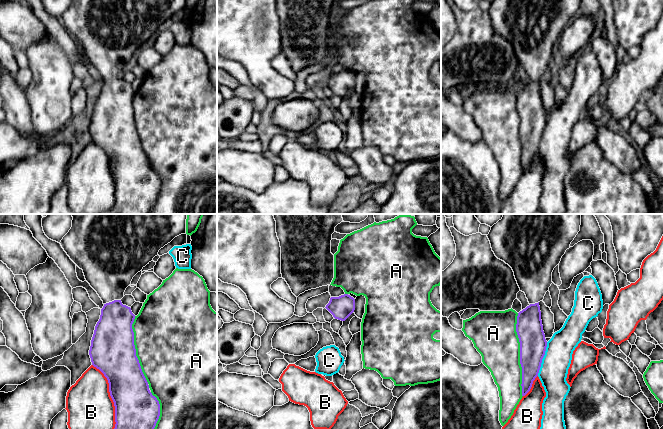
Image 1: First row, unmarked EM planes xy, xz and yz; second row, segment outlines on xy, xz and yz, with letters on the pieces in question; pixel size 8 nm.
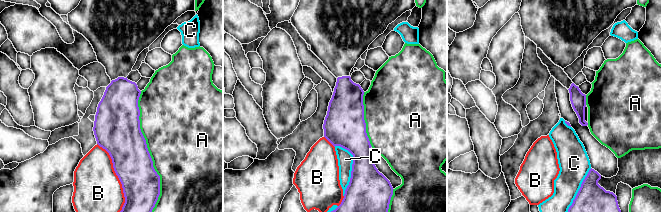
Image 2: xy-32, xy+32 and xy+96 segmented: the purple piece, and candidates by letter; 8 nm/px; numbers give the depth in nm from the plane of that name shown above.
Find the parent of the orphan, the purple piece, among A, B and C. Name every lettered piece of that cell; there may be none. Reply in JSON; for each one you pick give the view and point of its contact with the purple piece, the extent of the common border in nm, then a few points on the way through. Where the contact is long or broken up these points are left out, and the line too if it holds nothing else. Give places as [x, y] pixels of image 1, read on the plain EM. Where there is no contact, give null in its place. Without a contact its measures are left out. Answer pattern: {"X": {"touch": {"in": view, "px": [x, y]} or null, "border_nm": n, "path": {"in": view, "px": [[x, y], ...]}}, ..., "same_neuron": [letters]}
{"same_neuron": []}

